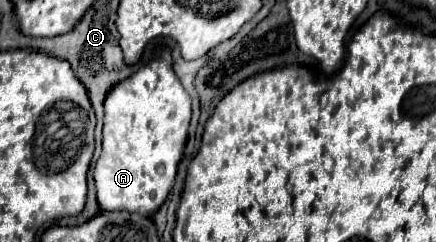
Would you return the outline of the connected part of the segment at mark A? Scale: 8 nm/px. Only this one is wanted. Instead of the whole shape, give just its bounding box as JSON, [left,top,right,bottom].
[93,49,191,215]

